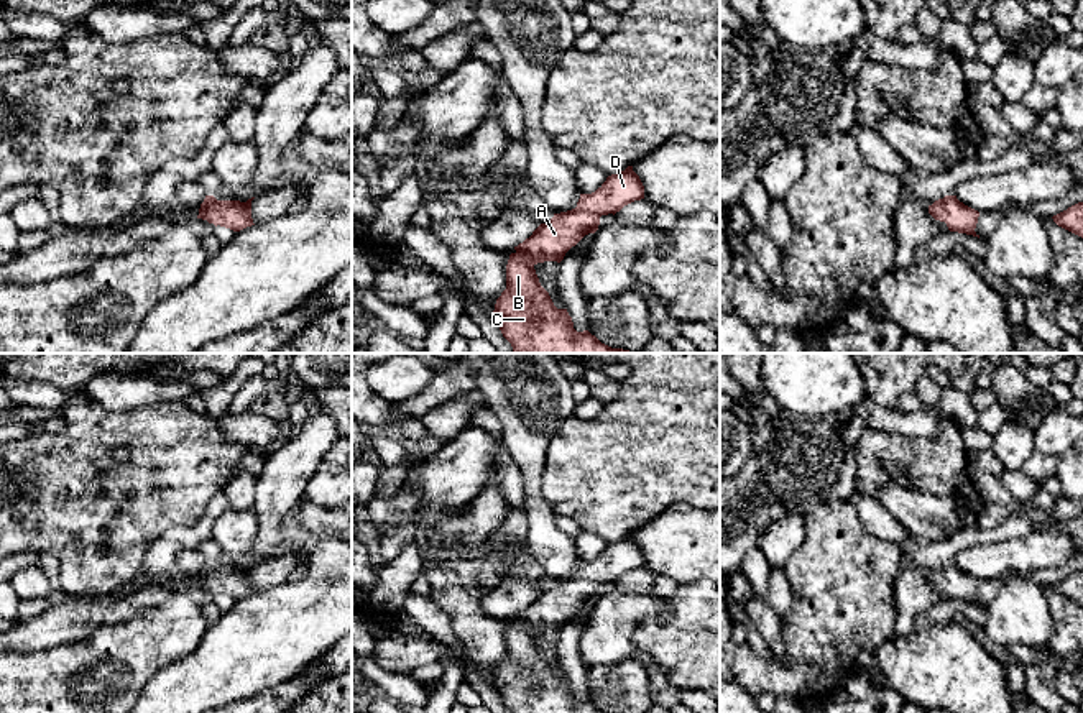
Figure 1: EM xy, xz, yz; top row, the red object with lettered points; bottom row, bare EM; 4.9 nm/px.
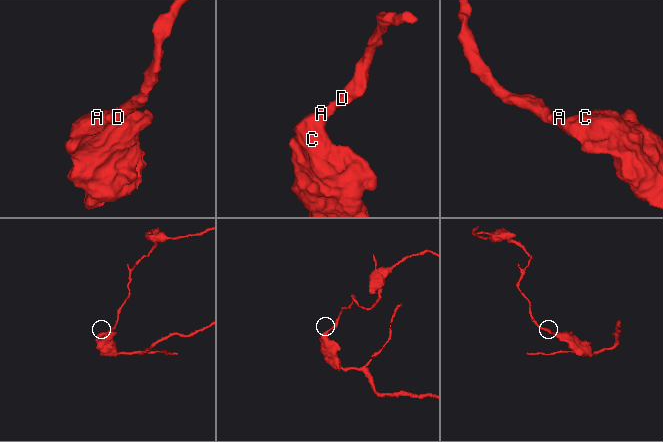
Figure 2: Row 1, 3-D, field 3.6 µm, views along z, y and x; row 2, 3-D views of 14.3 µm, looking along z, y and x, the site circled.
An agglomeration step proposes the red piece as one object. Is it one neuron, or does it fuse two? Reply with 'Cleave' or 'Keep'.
Keep

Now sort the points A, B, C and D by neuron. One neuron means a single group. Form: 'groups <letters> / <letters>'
groups A B C D

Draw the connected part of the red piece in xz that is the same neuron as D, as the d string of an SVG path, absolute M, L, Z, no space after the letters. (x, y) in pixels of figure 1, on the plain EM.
M628 534L611 542L592 562L580 562L577 575L541 591L514 614L506 632L506 657L496 667L493 685L511 713L605 713L588 698L577 700L567 677L557 677L541 654L534 634L560 631L585 603L595 601L600 585L644 567L639 544Z

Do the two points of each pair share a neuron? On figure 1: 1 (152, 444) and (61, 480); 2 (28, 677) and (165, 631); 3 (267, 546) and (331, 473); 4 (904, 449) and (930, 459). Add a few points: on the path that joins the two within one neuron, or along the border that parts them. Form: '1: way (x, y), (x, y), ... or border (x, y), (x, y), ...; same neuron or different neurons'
1: way (130, 467), (117, 480), (84, 480); same neuron
2: way (63, 676), (107, 646), (130, 646); same neuron
3: border (322, 460), (303, 492); different neurons
4: way (911, 454), (924, 459); same neuron

